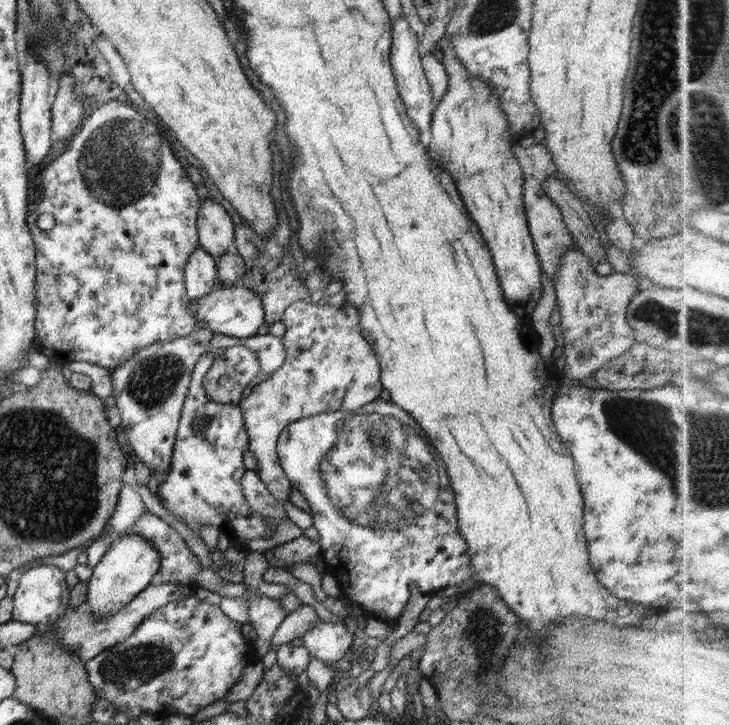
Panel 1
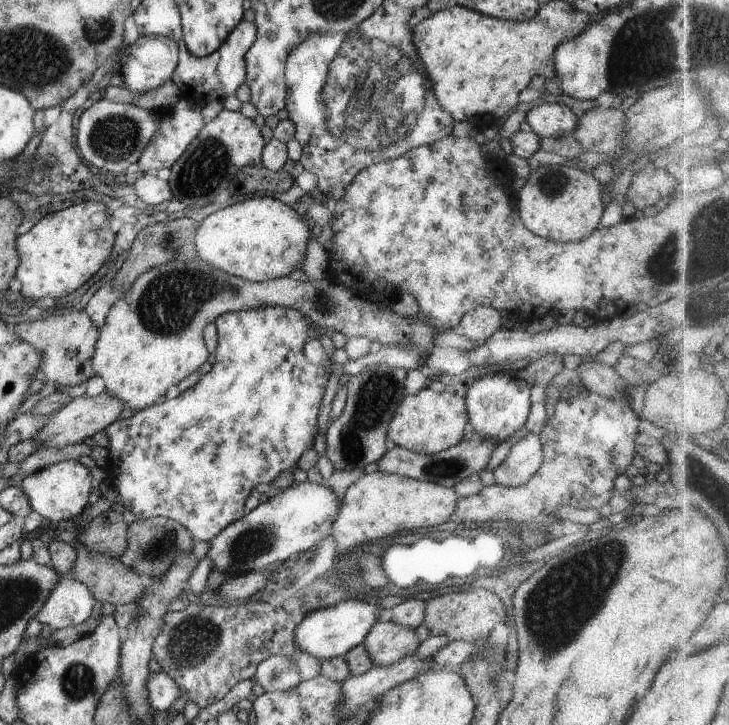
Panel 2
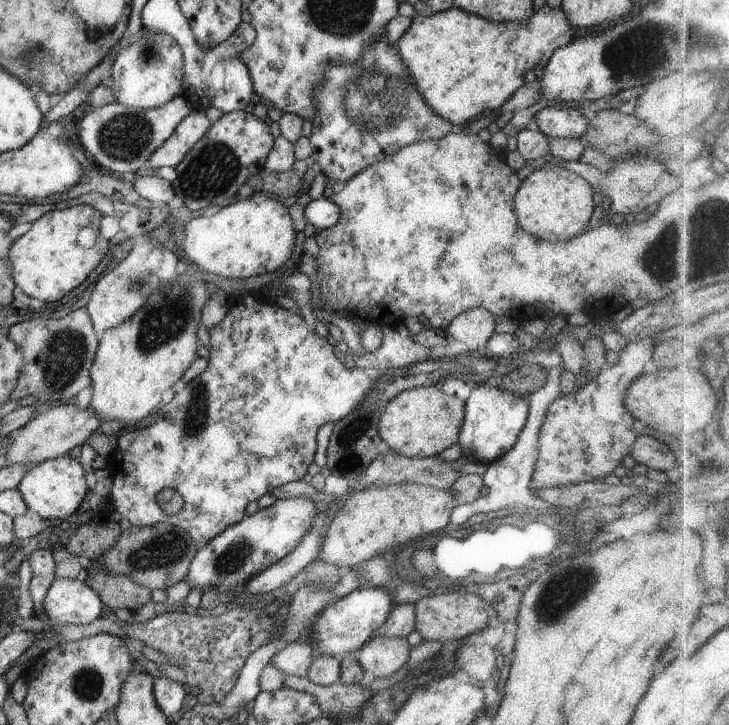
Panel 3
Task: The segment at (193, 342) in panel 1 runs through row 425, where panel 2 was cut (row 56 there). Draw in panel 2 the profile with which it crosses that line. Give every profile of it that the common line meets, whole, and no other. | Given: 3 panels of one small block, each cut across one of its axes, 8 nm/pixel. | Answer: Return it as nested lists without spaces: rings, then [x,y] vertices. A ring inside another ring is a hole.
[[[140,35],[136,42],[132,42],[120,54],[120,61],[117,65],[117,71],[124,78],[124,88],[129,88],[137,96],[152,92],[160,86],[164,86],[168,80],[171,80],[174,70],[179,60],[178,43],[170,36],[150,36]]]

